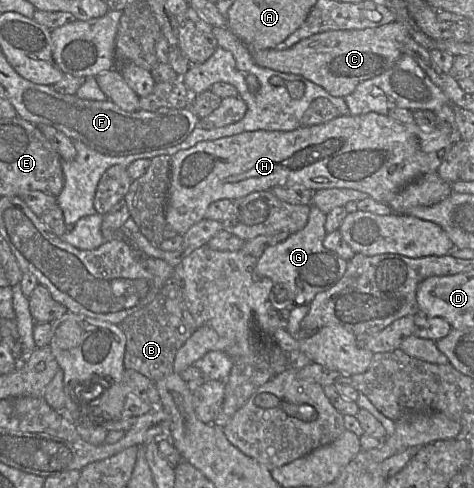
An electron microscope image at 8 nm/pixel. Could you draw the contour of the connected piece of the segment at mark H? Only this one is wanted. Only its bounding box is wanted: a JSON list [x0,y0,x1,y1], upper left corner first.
[166,112,452,235]

